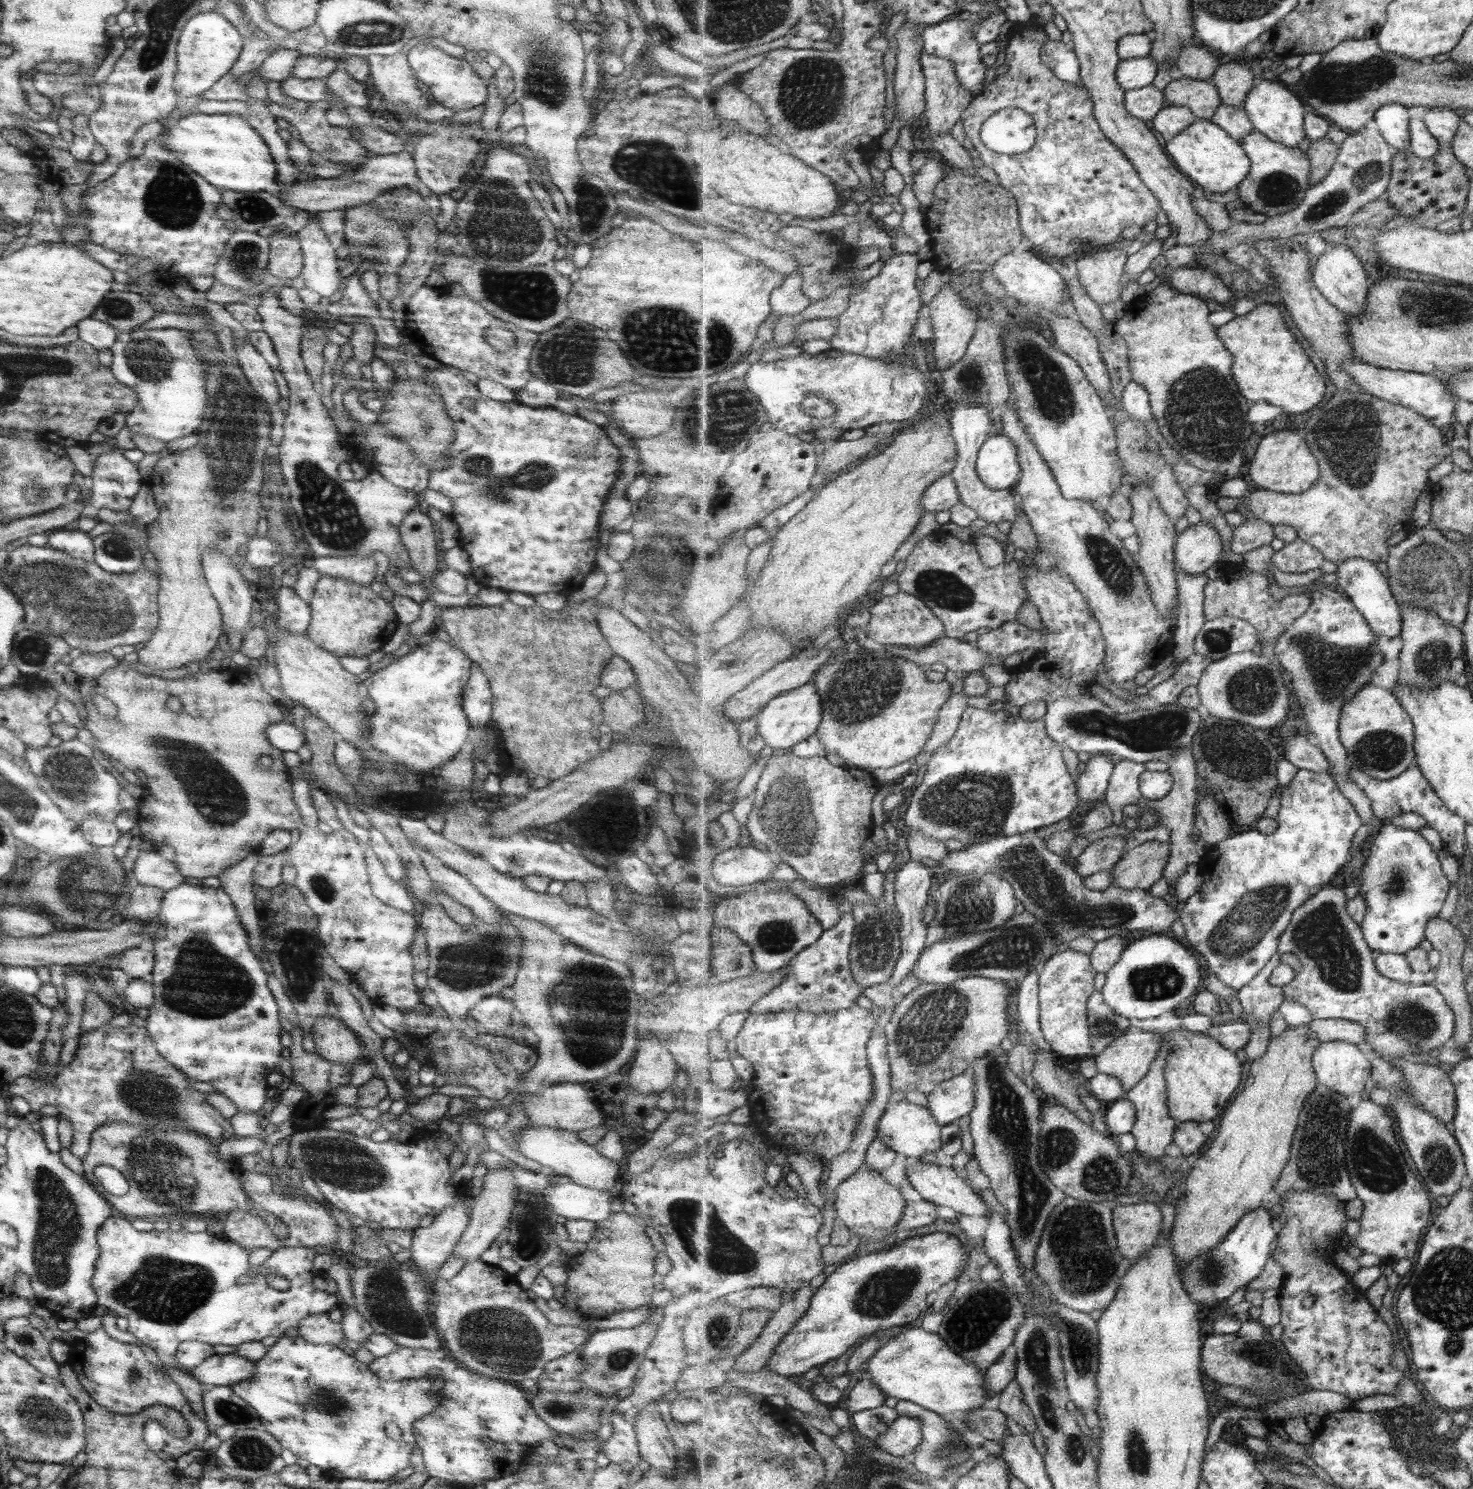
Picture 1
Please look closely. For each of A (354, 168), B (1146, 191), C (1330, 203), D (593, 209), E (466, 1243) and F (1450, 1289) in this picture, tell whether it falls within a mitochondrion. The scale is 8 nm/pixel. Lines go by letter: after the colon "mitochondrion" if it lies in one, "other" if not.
A: other
B: other
C: mitochondrion
D: mitochondrion
E: other
F: mitochondrion

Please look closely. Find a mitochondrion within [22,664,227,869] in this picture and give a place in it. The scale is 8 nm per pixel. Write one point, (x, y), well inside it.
(69, 774)

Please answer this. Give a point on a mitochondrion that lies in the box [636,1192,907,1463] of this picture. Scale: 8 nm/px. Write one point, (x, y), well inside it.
(701, 1231)

